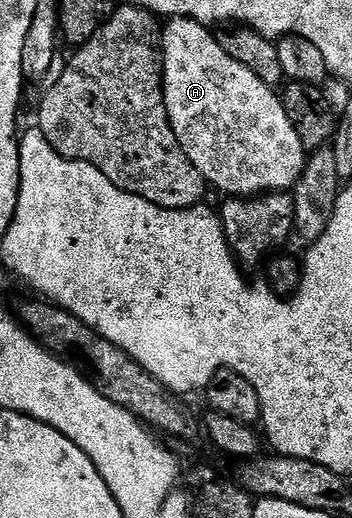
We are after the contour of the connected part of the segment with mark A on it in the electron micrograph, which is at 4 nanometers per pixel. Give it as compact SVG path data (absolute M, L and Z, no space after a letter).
M189 17L171 18L163 26L162 44L164 47L164 98L166 99L168 118L174 127L174 135L178 135L178 143L182 143L182 151L186 151L190 163L194 163L194 167L198 167L198 171L202 171L205 182L211 188L213 185L214 188L221 189L228 197L255 197L266 193L283 193L291 190L304 170L306 151L302 147L302 139L298 139L298 131L294 129L294 123L287 118L281 94L254 75L245 64L238 63L237 59L226 55L219 36L209 26L198 23L194 19Z

